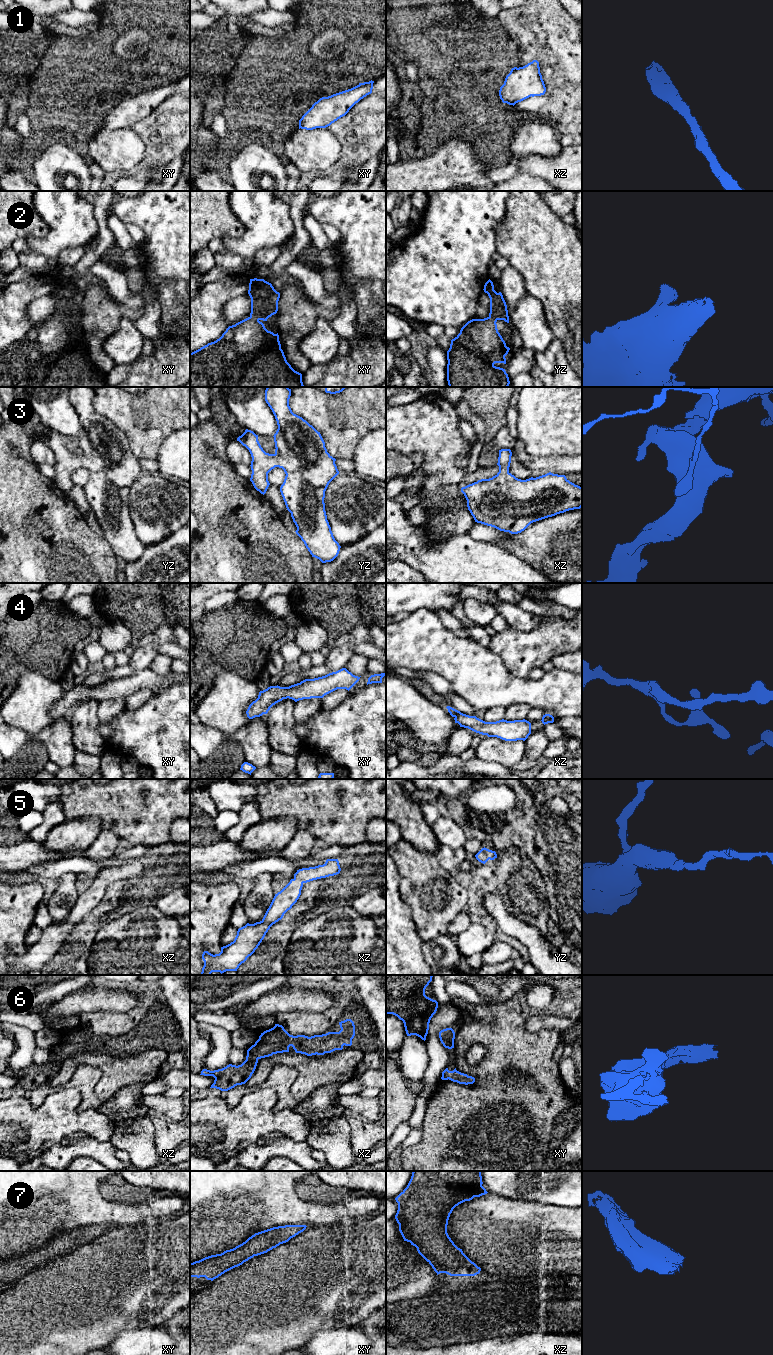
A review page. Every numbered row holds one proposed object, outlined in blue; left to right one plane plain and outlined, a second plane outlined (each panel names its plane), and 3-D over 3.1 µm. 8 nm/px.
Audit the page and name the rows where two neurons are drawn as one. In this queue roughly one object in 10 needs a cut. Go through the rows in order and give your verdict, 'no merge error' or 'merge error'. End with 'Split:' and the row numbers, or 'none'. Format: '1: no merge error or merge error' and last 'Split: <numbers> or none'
1: no merge error
2: no merge error
3: no merge error
4: no merge error
5: no merge error
6: no merge error
7: no merge error
Split: none

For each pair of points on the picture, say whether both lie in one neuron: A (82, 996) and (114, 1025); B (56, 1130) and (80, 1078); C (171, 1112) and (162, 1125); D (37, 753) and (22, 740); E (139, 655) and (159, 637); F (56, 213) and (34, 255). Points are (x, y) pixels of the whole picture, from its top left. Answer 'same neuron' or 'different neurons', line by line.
A: different neurons
B: different neurons
C: different neurons
D: different neurons
E: same neuron
F: same neuron

